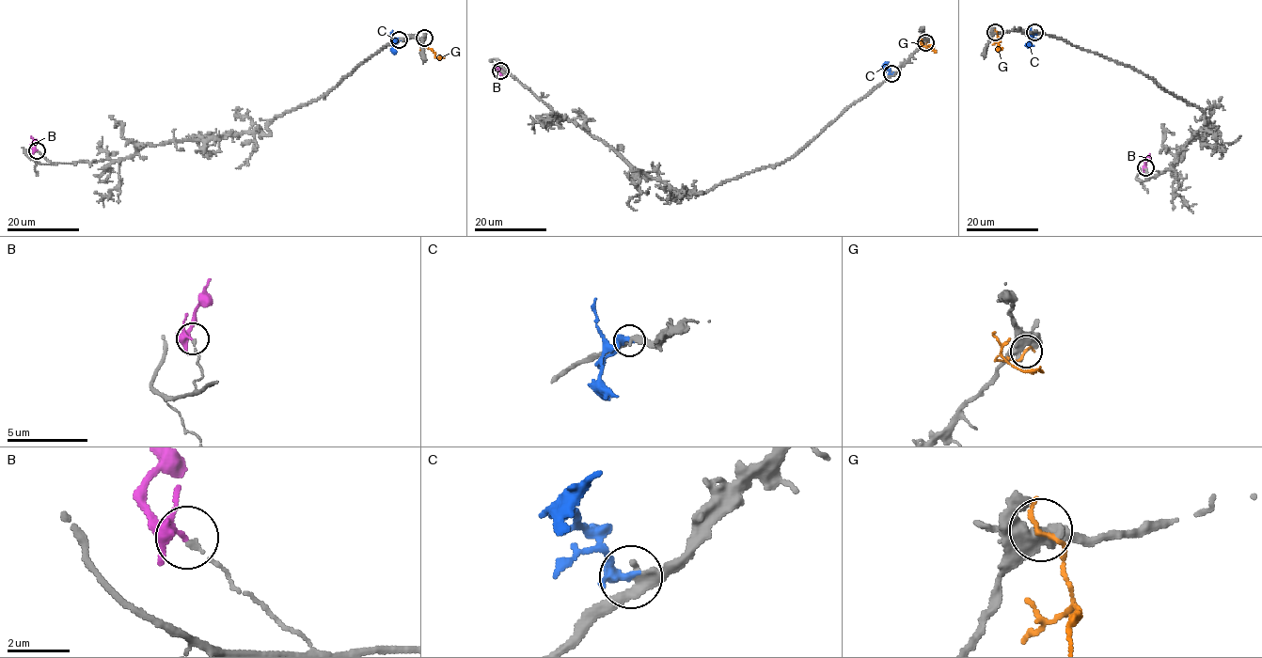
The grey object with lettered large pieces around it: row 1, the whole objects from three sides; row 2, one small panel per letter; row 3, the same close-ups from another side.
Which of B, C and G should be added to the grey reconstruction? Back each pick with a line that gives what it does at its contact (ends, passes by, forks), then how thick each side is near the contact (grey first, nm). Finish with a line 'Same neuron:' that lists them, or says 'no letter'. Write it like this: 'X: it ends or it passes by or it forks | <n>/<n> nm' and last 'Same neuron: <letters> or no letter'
Same neuron: no letter

